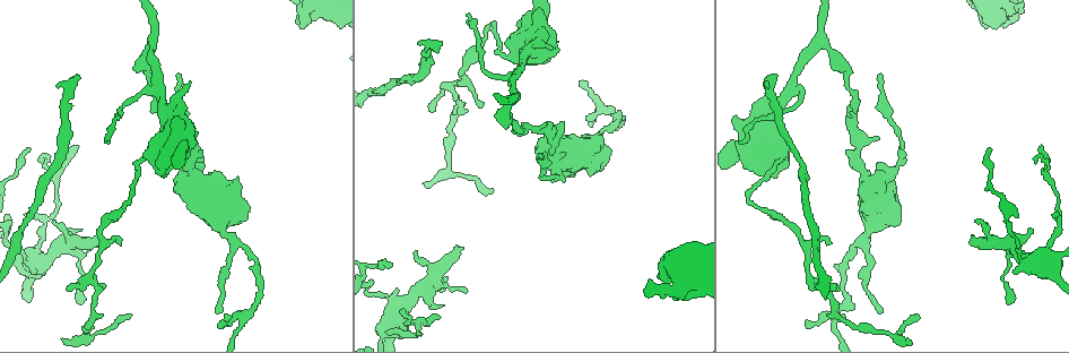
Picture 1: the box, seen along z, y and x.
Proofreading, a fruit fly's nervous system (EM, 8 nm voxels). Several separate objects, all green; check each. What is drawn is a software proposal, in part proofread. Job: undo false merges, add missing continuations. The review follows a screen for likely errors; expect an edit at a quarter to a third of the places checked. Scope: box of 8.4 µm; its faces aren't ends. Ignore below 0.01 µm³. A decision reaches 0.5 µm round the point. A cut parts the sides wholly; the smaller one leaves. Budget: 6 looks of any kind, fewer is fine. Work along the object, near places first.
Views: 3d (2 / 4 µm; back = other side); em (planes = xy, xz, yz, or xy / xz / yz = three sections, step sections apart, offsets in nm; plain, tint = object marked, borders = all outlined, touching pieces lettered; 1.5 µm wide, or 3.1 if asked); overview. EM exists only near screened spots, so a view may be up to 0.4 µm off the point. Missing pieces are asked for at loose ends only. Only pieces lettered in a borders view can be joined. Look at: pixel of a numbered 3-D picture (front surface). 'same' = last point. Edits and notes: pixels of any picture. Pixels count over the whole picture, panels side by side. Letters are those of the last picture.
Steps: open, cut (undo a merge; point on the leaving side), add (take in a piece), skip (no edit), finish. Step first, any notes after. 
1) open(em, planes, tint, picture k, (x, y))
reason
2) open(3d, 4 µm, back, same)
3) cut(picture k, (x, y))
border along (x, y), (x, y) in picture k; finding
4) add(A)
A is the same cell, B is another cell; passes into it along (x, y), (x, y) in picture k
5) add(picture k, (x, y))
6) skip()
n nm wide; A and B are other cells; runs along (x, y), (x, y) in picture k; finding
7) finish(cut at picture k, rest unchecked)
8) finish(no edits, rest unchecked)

open(3d, 4 µm, picture 1, (511, 55))
thick turns thin

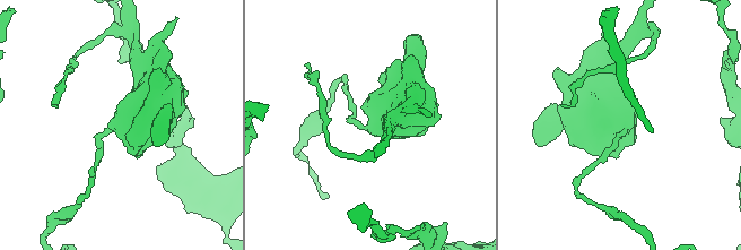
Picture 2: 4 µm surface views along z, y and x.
open(em, planes, borders, picture 2, (625, 126))

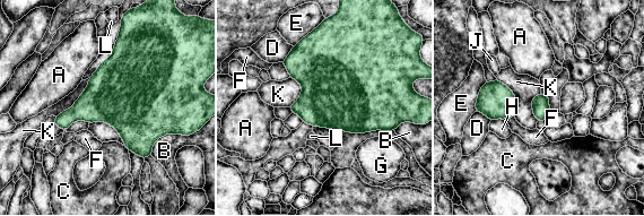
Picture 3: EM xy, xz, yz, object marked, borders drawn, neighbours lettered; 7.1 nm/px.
skip()
A, B, C, D, E, F, G, H, J, K and L are other cells; border along (90, 78), (76, 102), (57, 117) in picture 3; all the same neuron

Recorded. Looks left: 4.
open(em, yz, step 4, tint, picture 1, (582, 83))
branch stops here

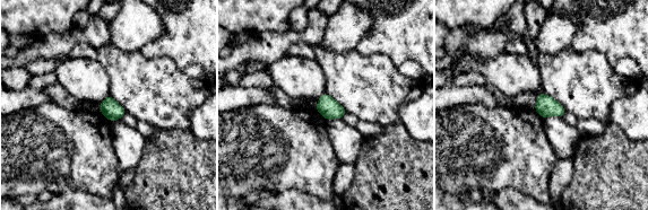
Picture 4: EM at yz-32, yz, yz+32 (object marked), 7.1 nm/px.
open(em, planes, borders, same)
another direction

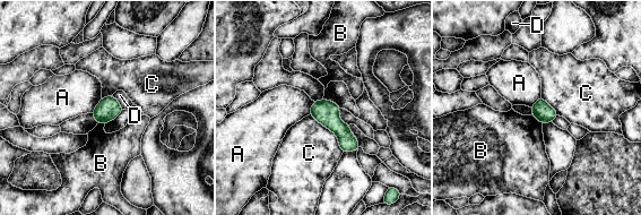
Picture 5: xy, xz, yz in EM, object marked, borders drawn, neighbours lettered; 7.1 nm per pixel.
skip()
140 nm wide; A, B, C and D are other cells; border along (102, 99), (92, 112) in picture 5; none of them fits

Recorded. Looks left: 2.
open(em, xz, step 4, borders, picture 1, (1043, 146))

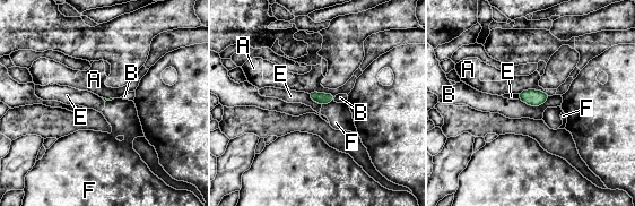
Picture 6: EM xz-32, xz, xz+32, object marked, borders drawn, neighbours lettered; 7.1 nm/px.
skip()
A, B, E and F are other cells; border along (306, 93), (321, 105) in picture 6; none of them fits

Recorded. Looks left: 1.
finish(no edits, rest unchecked)

